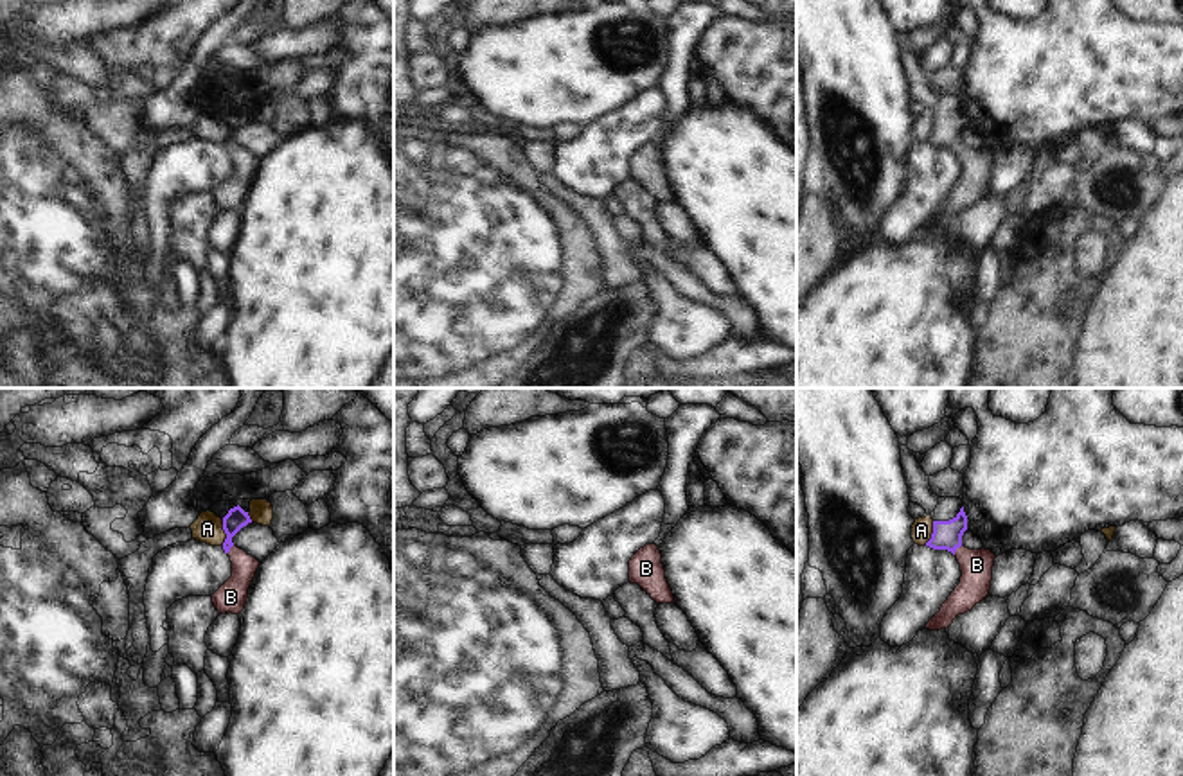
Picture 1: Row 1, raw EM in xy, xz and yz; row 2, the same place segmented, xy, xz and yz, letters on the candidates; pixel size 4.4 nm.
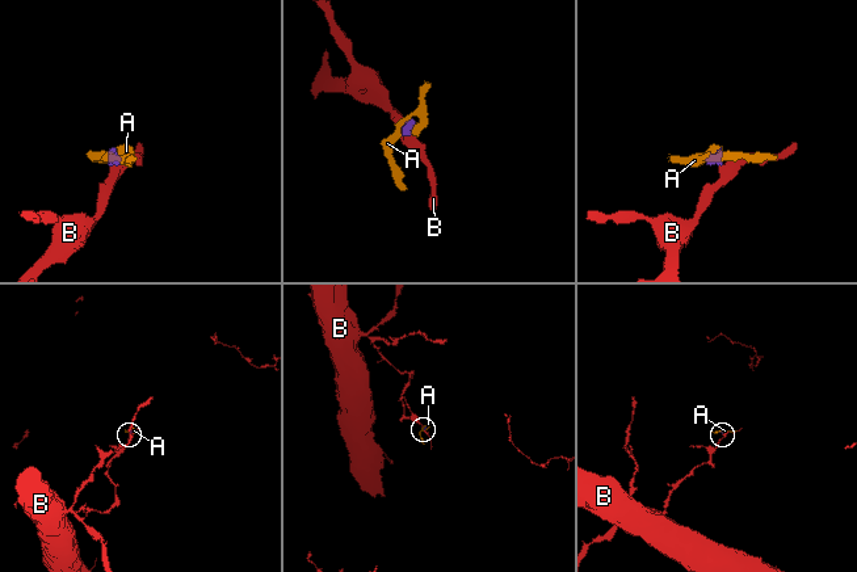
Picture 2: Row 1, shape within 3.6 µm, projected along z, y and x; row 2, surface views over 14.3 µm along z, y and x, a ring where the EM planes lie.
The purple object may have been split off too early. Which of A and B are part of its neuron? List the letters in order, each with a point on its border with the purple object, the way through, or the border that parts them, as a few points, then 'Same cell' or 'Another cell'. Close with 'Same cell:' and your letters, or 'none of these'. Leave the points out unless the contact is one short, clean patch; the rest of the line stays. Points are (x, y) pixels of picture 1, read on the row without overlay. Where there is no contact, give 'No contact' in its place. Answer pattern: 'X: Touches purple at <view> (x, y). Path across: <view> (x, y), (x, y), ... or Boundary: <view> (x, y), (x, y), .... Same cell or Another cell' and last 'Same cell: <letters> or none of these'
A: Touches purple at xy (225, 130). Boundary: xy (222, 117), (223, 142). Another cell
B: Touches purple at yz (955, 148). Path across: yz (946, 132), (955, 148), (977, 162). Same cell
Same cell: B

